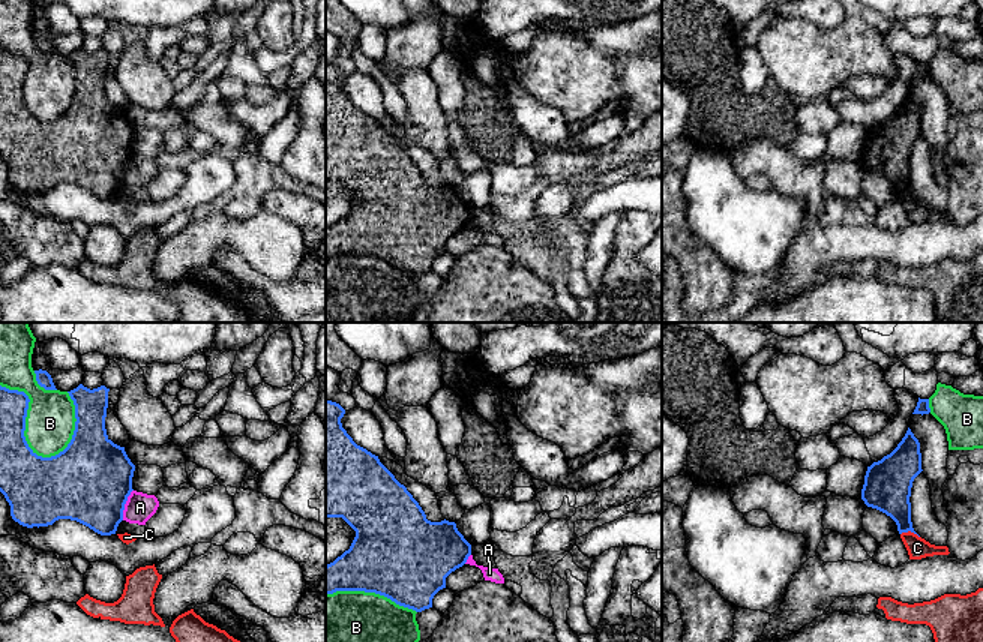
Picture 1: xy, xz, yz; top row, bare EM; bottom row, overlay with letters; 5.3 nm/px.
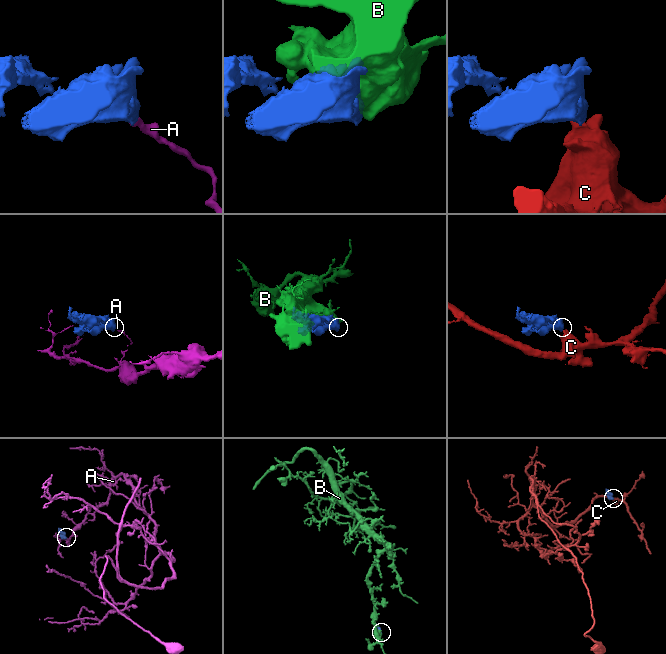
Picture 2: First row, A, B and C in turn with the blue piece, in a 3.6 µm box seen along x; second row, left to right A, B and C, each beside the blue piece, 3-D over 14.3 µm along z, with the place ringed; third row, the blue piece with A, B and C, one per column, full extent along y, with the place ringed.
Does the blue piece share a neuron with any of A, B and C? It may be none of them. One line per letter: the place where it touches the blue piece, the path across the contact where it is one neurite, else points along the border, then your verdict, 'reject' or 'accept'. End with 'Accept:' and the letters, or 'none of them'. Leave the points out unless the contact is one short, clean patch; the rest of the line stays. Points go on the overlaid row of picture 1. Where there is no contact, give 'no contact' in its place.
A: xy (125, 503) | along xy (132, 489), (122, 519) | reject
B: xy (24, 428) | reject
C: yz (910, 530) | along yz (901, 533), (911, 531), (919, 537) | reject
Accept: none of them

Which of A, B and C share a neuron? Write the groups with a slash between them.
A / B / C

